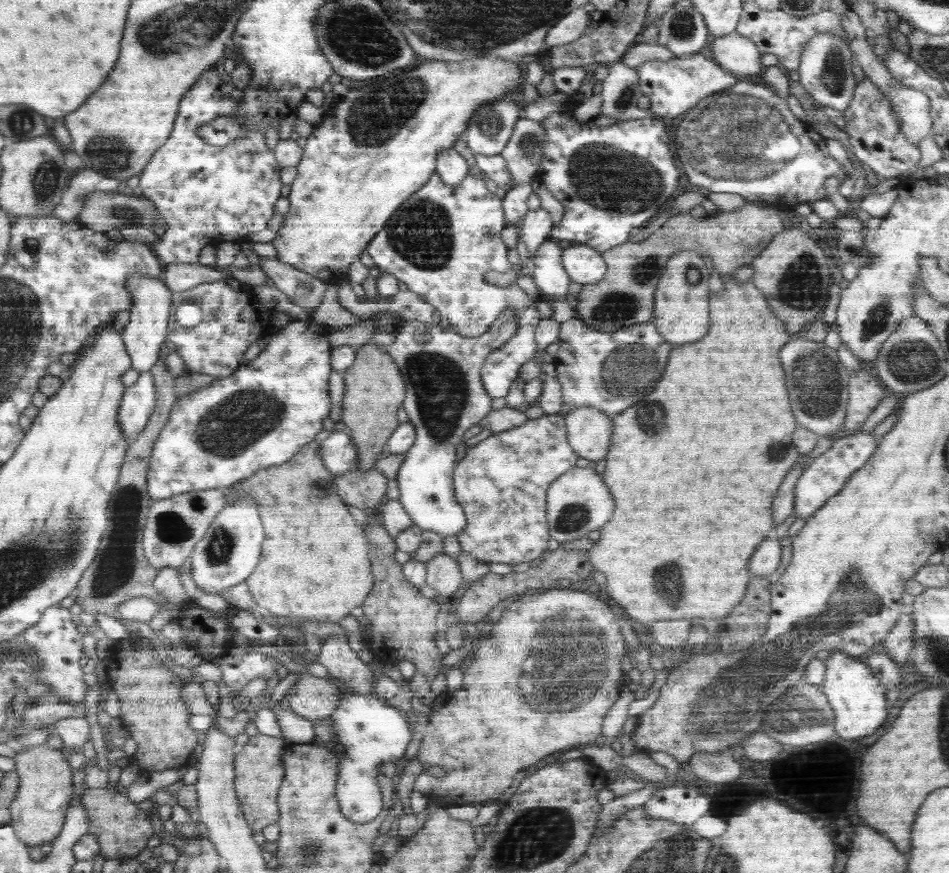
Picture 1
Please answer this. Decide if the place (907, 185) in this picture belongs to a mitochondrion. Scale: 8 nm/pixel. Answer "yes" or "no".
no

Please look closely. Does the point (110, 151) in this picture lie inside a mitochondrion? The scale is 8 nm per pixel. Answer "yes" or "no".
yes

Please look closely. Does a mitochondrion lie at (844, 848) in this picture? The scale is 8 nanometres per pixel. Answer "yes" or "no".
no

